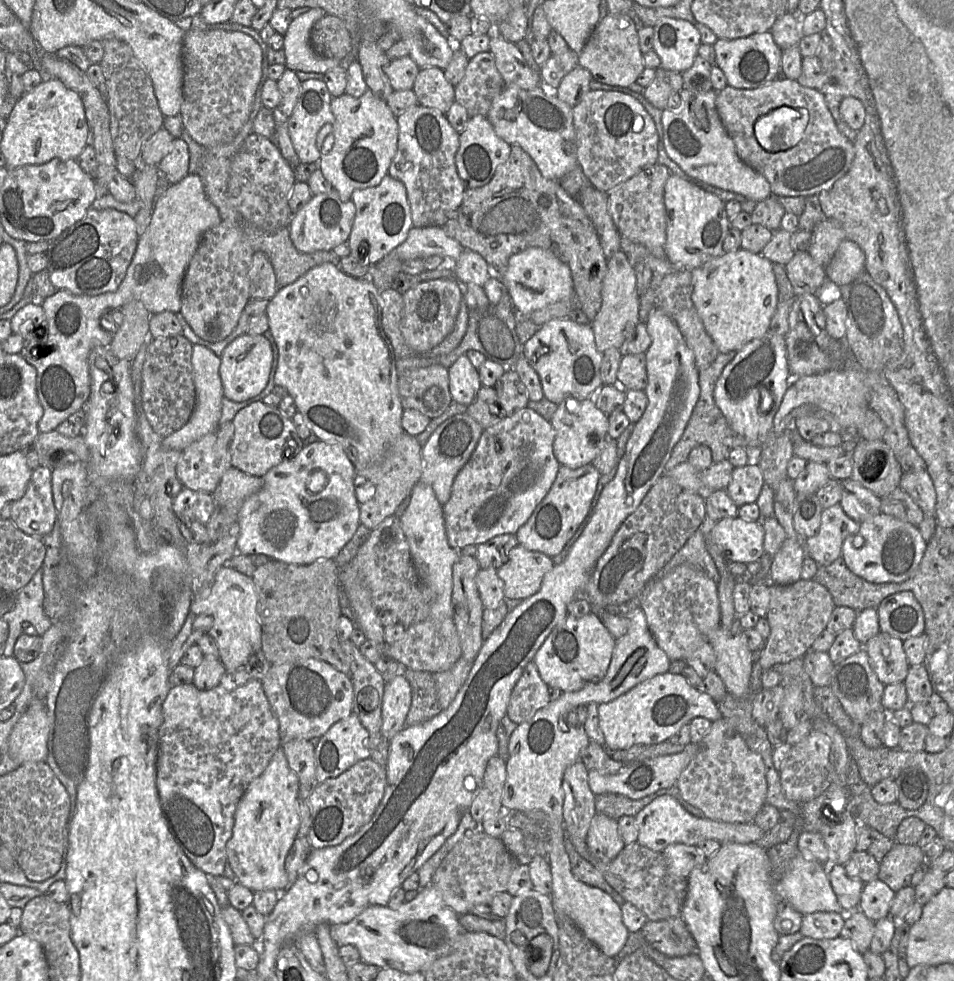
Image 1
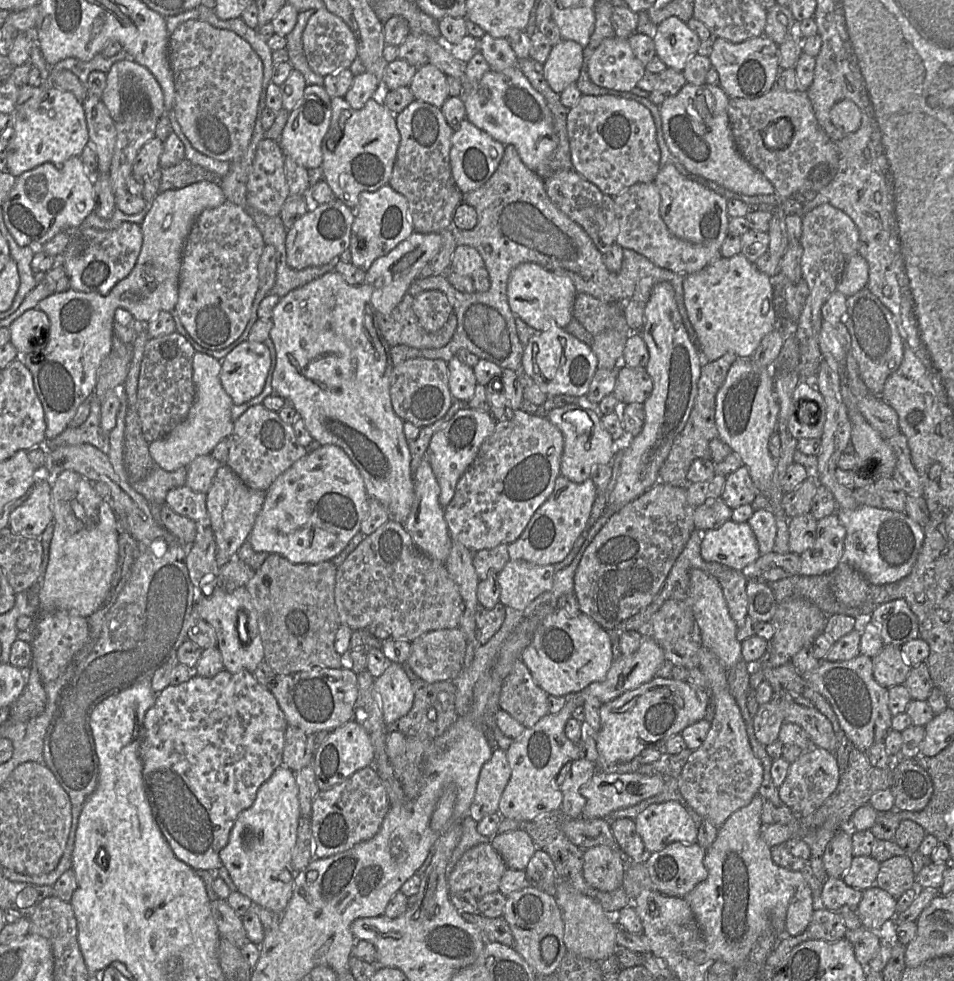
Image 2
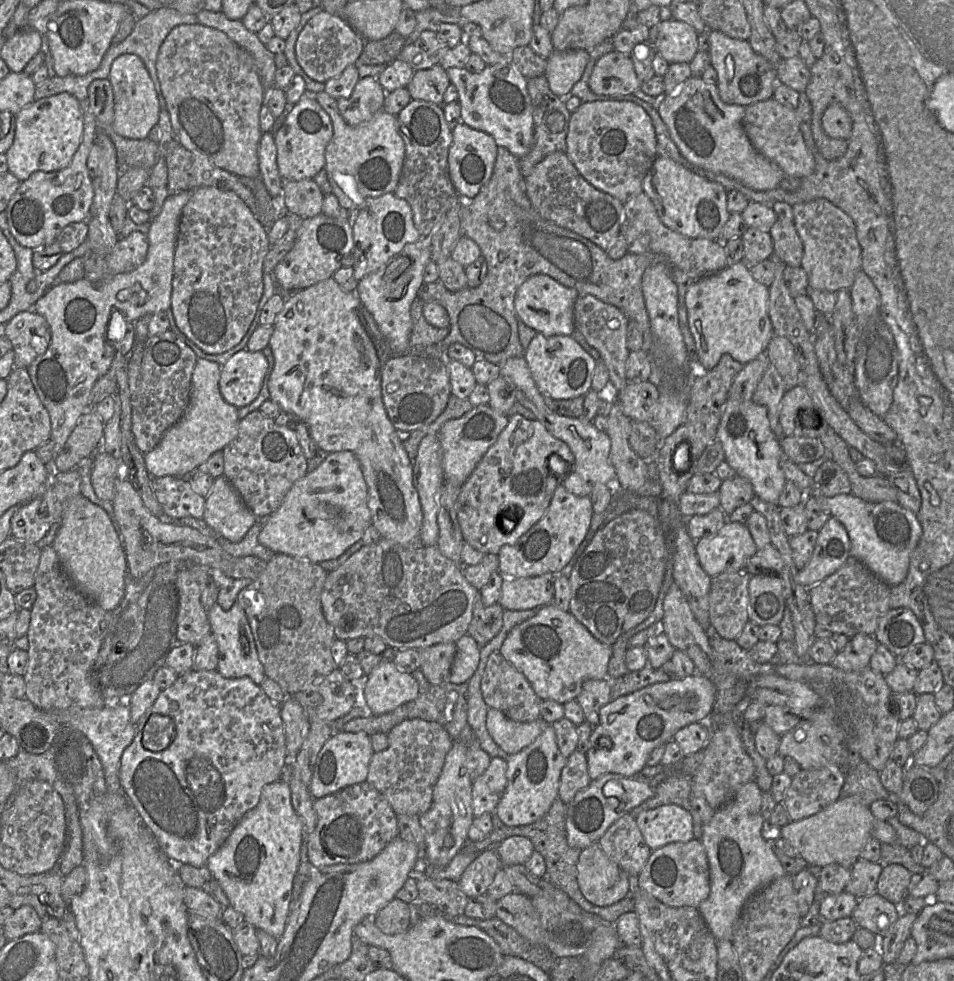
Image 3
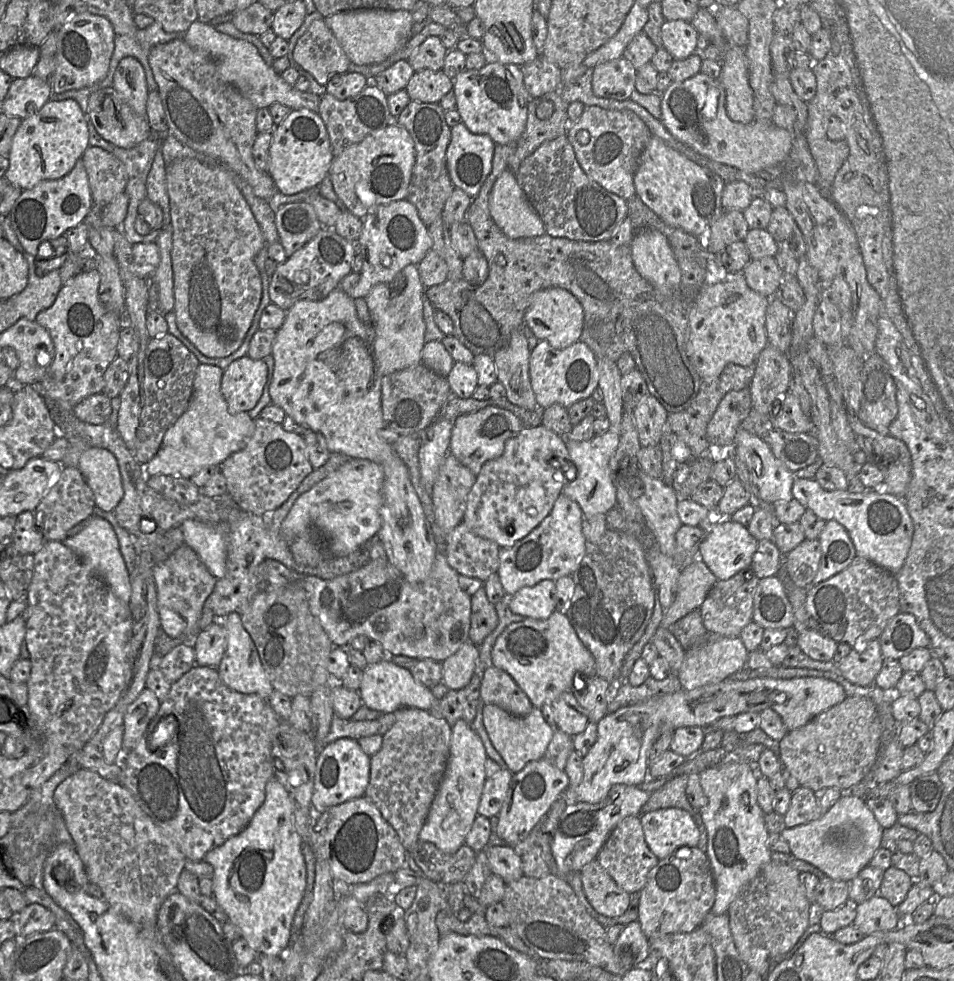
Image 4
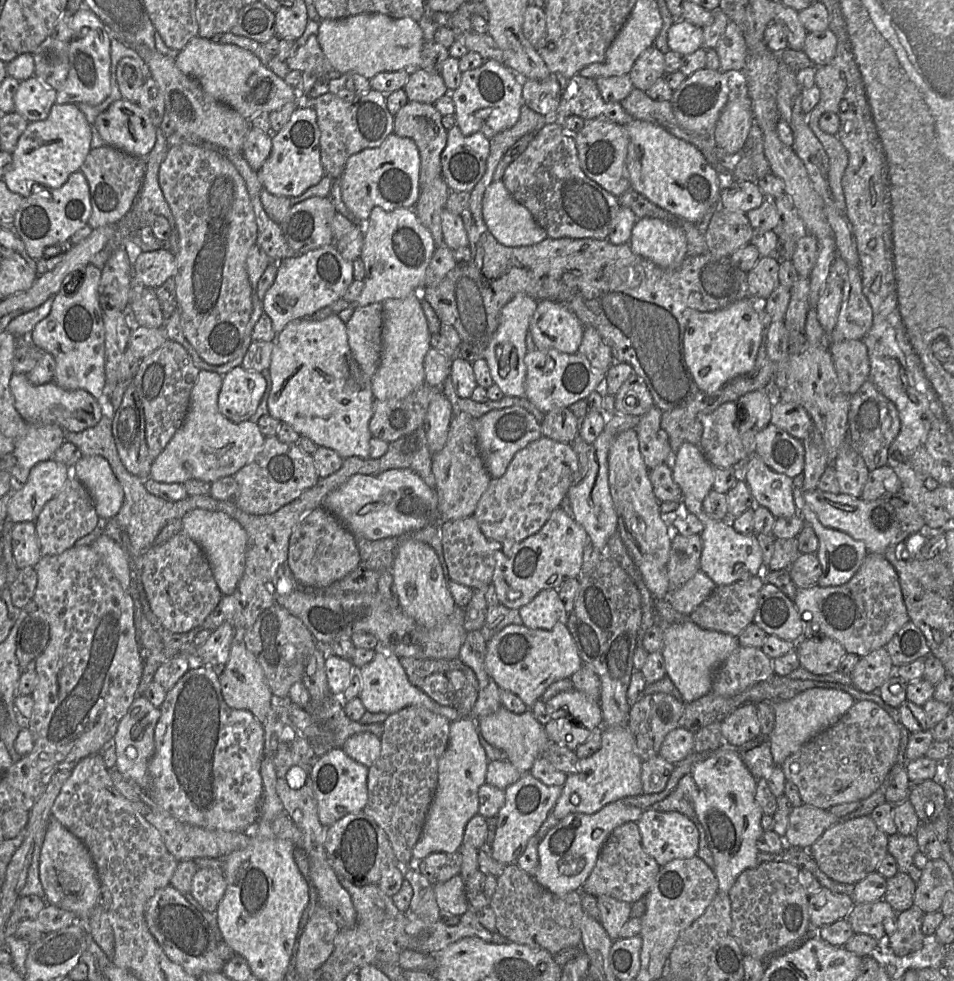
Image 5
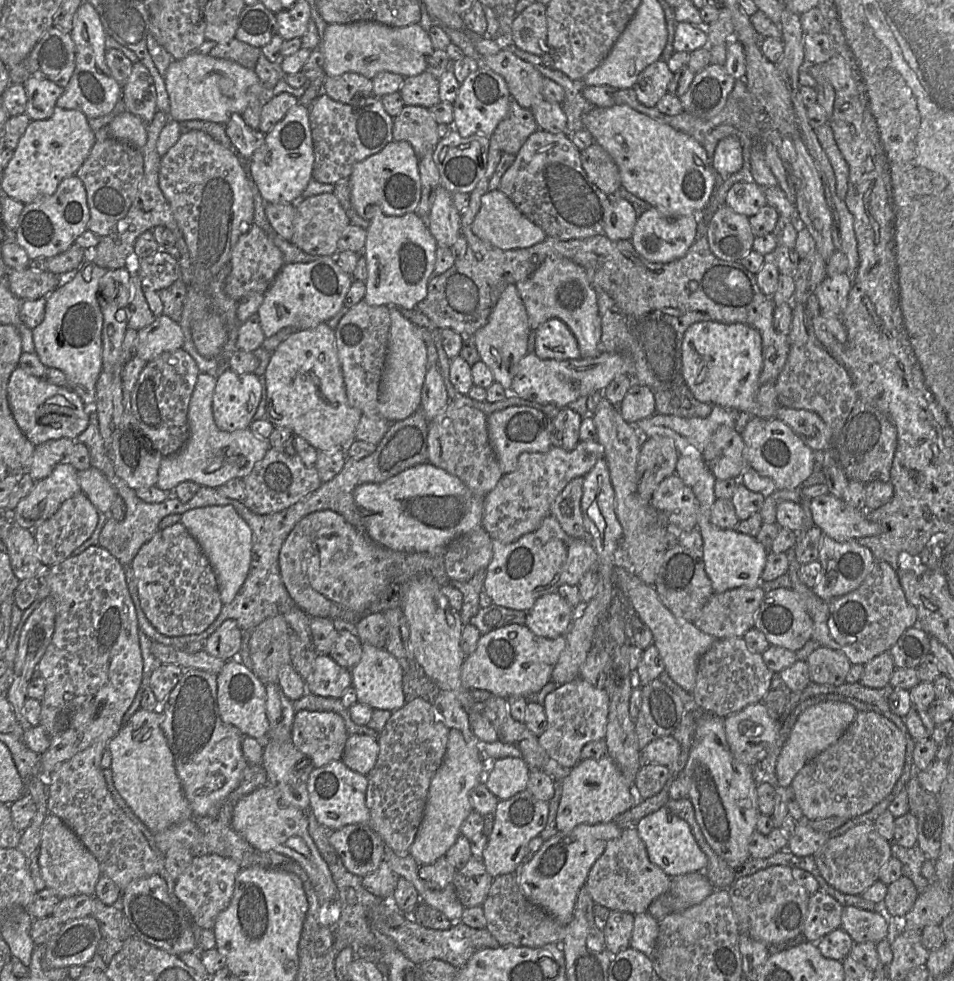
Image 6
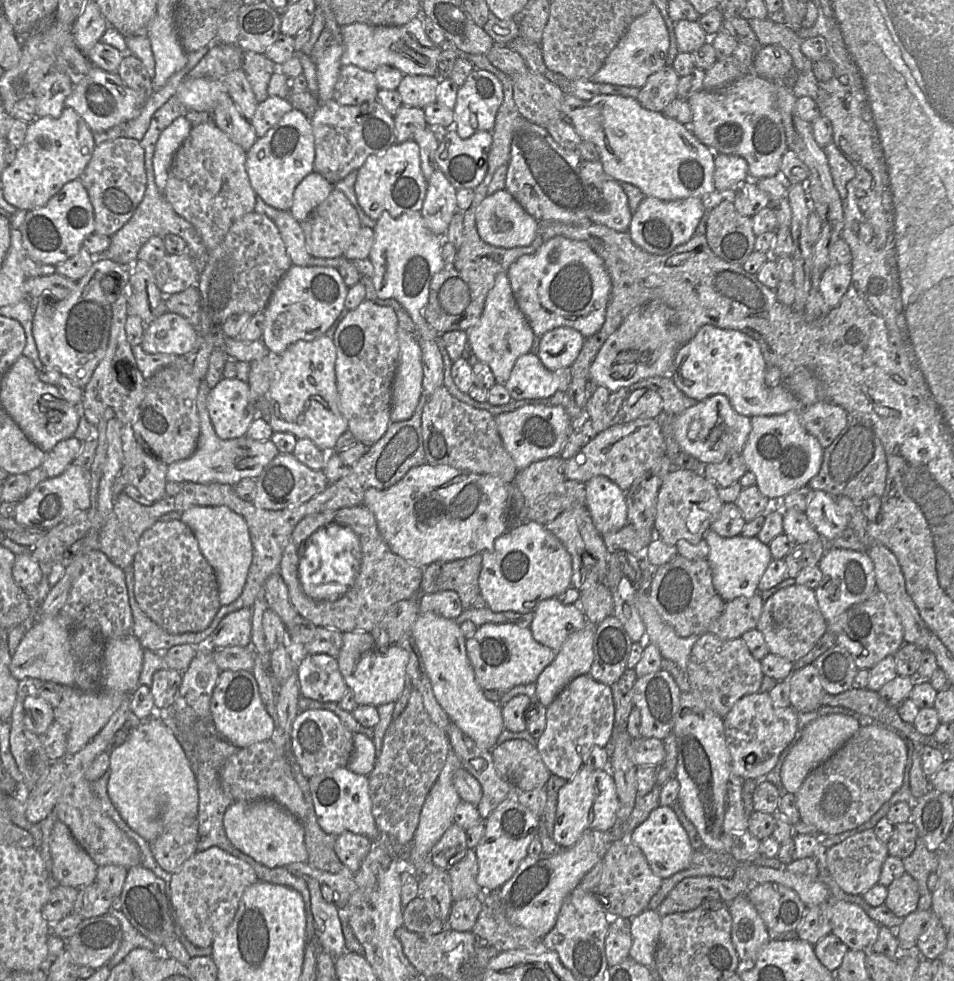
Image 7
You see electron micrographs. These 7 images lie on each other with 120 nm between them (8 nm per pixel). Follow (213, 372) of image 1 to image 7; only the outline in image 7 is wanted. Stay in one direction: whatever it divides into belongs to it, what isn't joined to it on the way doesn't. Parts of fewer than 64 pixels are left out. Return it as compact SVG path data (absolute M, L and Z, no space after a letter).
M202 380L197 395L197 411L200 423L200 435L195 452L188 458L167 466L166 480L193 483L222 483L234 486L243 479L256 479L266 466L279 454L275 444L270 440L257 441L246 435L223 440L217 436L207 410L207 396L211 388Z

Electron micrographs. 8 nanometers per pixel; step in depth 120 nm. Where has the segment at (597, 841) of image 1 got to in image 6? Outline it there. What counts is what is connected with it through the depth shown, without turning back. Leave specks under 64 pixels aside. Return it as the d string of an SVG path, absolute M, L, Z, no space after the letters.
M610 911L603 926L606 951L614 956L630 946L634 915L627 912Z

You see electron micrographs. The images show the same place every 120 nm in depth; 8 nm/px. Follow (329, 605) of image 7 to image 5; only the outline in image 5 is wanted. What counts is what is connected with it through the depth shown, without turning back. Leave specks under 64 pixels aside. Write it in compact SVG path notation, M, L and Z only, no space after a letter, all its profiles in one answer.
M317 508L306 513L295 526L289 540L288 564L298 582L322 588L355 570L361 559L354 534L332 513Z

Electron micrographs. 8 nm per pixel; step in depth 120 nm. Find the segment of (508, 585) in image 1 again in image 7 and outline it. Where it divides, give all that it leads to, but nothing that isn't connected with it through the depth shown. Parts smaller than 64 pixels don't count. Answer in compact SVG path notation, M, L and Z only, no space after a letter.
M553 597L540 602L534 612L530 630L538 643L559 651L572 633L588 624L579 602L564 605Z

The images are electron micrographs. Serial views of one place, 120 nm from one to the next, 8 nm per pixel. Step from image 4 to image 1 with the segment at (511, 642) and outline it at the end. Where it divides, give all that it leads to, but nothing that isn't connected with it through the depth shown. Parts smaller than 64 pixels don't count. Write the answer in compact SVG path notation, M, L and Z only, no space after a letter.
M597 611L583 617L567 615L546 638L532 662L549 687L559 688L563 692L575 692L605 677L615 646L616 639L604 626Z

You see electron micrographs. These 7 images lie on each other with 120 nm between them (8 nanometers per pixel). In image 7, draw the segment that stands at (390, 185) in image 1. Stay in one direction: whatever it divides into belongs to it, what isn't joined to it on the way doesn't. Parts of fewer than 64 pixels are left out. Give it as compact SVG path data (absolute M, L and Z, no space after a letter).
M383 212L373 231L374 241L369 259L374 268L371 279L377 297L396 300L415 323L418 339L435 341L438 332L426 322L422 312L428 303L431 279L445 266L441 257L443 237L428 228L421 212L407 212L398 218Z

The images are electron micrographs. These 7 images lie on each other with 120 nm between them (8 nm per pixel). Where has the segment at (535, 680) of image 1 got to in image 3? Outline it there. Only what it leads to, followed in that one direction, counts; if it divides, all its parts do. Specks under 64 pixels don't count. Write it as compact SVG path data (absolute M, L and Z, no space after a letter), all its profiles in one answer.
M500 652L490 655L482 678L481 689L484 701L489 708L501 711L508 718L527 723L541 717L543 700L536 694L531 684Z

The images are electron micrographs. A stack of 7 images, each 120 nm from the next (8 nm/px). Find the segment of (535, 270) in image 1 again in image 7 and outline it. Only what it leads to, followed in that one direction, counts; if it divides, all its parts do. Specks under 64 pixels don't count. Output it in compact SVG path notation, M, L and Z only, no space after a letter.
M562 326L540 337L538 358L550 371L570 368L576 360L585 338L577 330Z

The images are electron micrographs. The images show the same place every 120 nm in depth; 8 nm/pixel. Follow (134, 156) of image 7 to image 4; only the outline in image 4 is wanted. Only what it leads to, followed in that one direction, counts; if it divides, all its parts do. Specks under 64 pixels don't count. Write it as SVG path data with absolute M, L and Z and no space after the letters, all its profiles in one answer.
M88 146L82 161L94 205L104 208L125 192L128 183L126 169L111 153L100 147Z

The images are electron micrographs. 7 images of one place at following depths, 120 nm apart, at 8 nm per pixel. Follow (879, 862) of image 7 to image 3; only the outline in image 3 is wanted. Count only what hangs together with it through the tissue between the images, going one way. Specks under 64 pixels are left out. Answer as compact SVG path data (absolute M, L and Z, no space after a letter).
M839 798L820 812L799 821L790 821L779 829L779 836L796 848L801 858L812 867L839 864L851 869L872 837L874 816L869 807L855 798Z

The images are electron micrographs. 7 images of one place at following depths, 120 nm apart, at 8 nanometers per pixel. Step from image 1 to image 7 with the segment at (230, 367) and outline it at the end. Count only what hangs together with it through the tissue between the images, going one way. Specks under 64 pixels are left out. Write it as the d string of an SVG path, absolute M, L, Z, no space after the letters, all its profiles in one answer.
M223 377L209 391L206 405L214 431L223 440L246 435L257 417L248 383L236 377Z

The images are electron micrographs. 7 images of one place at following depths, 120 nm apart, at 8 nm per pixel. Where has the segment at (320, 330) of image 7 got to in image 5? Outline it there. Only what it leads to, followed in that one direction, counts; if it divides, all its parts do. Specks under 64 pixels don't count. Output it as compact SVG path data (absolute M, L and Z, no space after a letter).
M334 243L283 259L278 261L275 280L264 295L263 312L270 317L277 336L292 320L312 315L342 299L353 280L353 263L339 254Z

